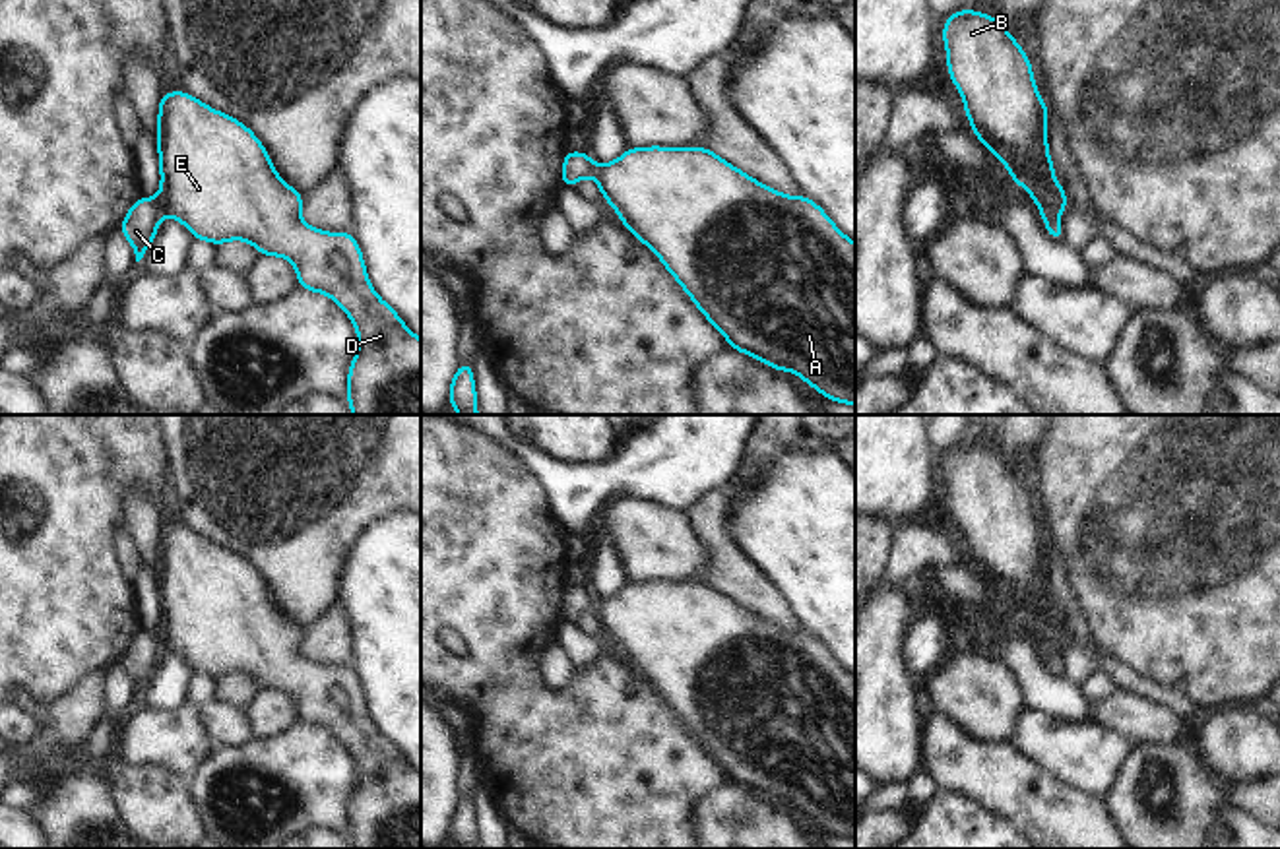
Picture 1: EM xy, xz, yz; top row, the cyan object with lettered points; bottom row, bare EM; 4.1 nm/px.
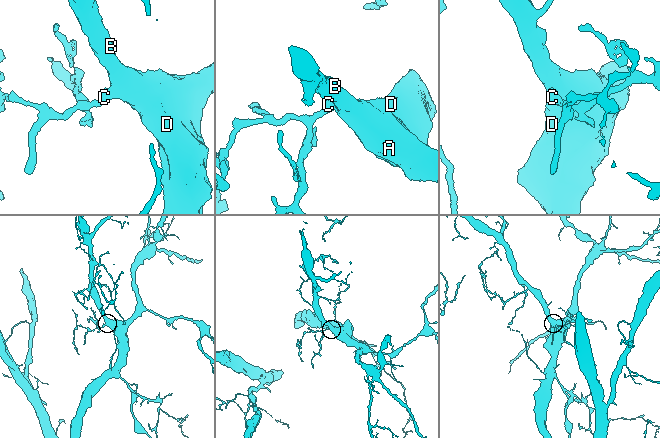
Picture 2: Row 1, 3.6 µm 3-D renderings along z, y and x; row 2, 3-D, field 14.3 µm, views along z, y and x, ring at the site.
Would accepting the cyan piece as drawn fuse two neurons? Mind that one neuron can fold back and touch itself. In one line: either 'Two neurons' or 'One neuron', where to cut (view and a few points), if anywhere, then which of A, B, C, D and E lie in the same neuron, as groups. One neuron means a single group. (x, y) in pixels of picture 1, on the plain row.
One neuron. No split. Groups: A B C D E

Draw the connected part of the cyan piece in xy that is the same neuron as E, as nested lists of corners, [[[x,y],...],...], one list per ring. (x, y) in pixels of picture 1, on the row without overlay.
[[[176,523],[159,531],[155,580],[161,607],[159,630],[140,630],[118,661],[136,696],[151,680],[163,647],[180,655],[194,675],[215,680],[244,675],[260,690],[289,694],[297,706],[299,723],[328,729],[357,762],[357,787],[347,804],[345,835],[353,849],[421,849],[421,773],[370,719],[355,669],[326,667],[301,653],[304,628],[275,607],[254,566],[227,547]]]

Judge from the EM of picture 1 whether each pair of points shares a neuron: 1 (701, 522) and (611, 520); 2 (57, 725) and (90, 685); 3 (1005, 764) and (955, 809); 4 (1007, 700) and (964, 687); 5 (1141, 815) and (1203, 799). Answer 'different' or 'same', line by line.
1: different
2: same
3: different
4: same
5: same

